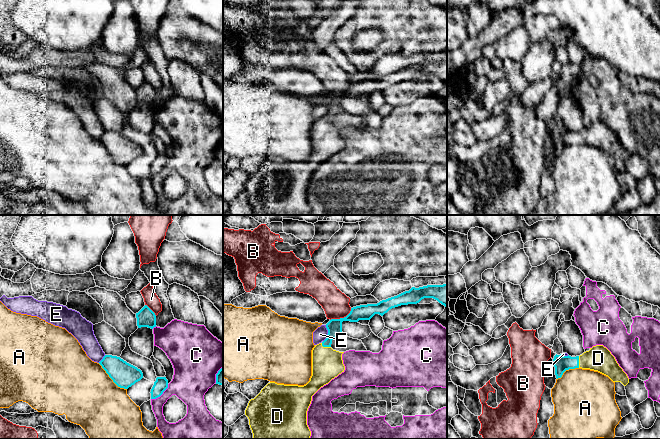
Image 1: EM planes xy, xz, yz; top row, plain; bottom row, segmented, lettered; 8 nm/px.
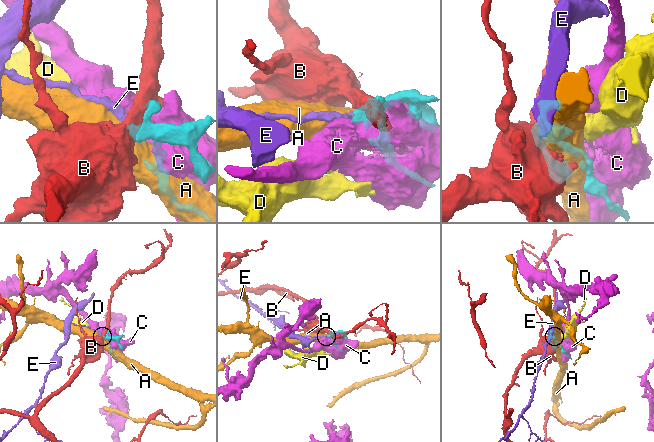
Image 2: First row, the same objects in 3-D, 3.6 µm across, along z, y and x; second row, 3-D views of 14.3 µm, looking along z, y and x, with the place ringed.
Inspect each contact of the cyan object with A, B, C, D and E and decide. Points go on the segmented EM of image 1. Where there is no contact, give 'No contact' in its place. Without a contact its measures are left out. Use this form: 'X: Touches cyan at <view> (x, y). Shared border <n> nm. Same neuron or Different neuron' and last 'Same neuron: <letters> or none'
A: Touches cyan at xy (111, 378). Shared border 320 nm. Different neuron
B: Touches cyan at xz (341, 318). Shared border 200 nm. Different neuron
C: Touches cyan at xy (161, 394). Shared border 190 nm. Different neuron
D: Touches cyan at yz (578, 362). Shared border 100 nm. Same neuron
E: Touches cyan at xz (328, 333). Shared border 140 nm. Different neuron
Same neuron: D

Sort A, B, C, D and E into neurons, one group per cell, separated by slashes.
A / B / C / D / E

